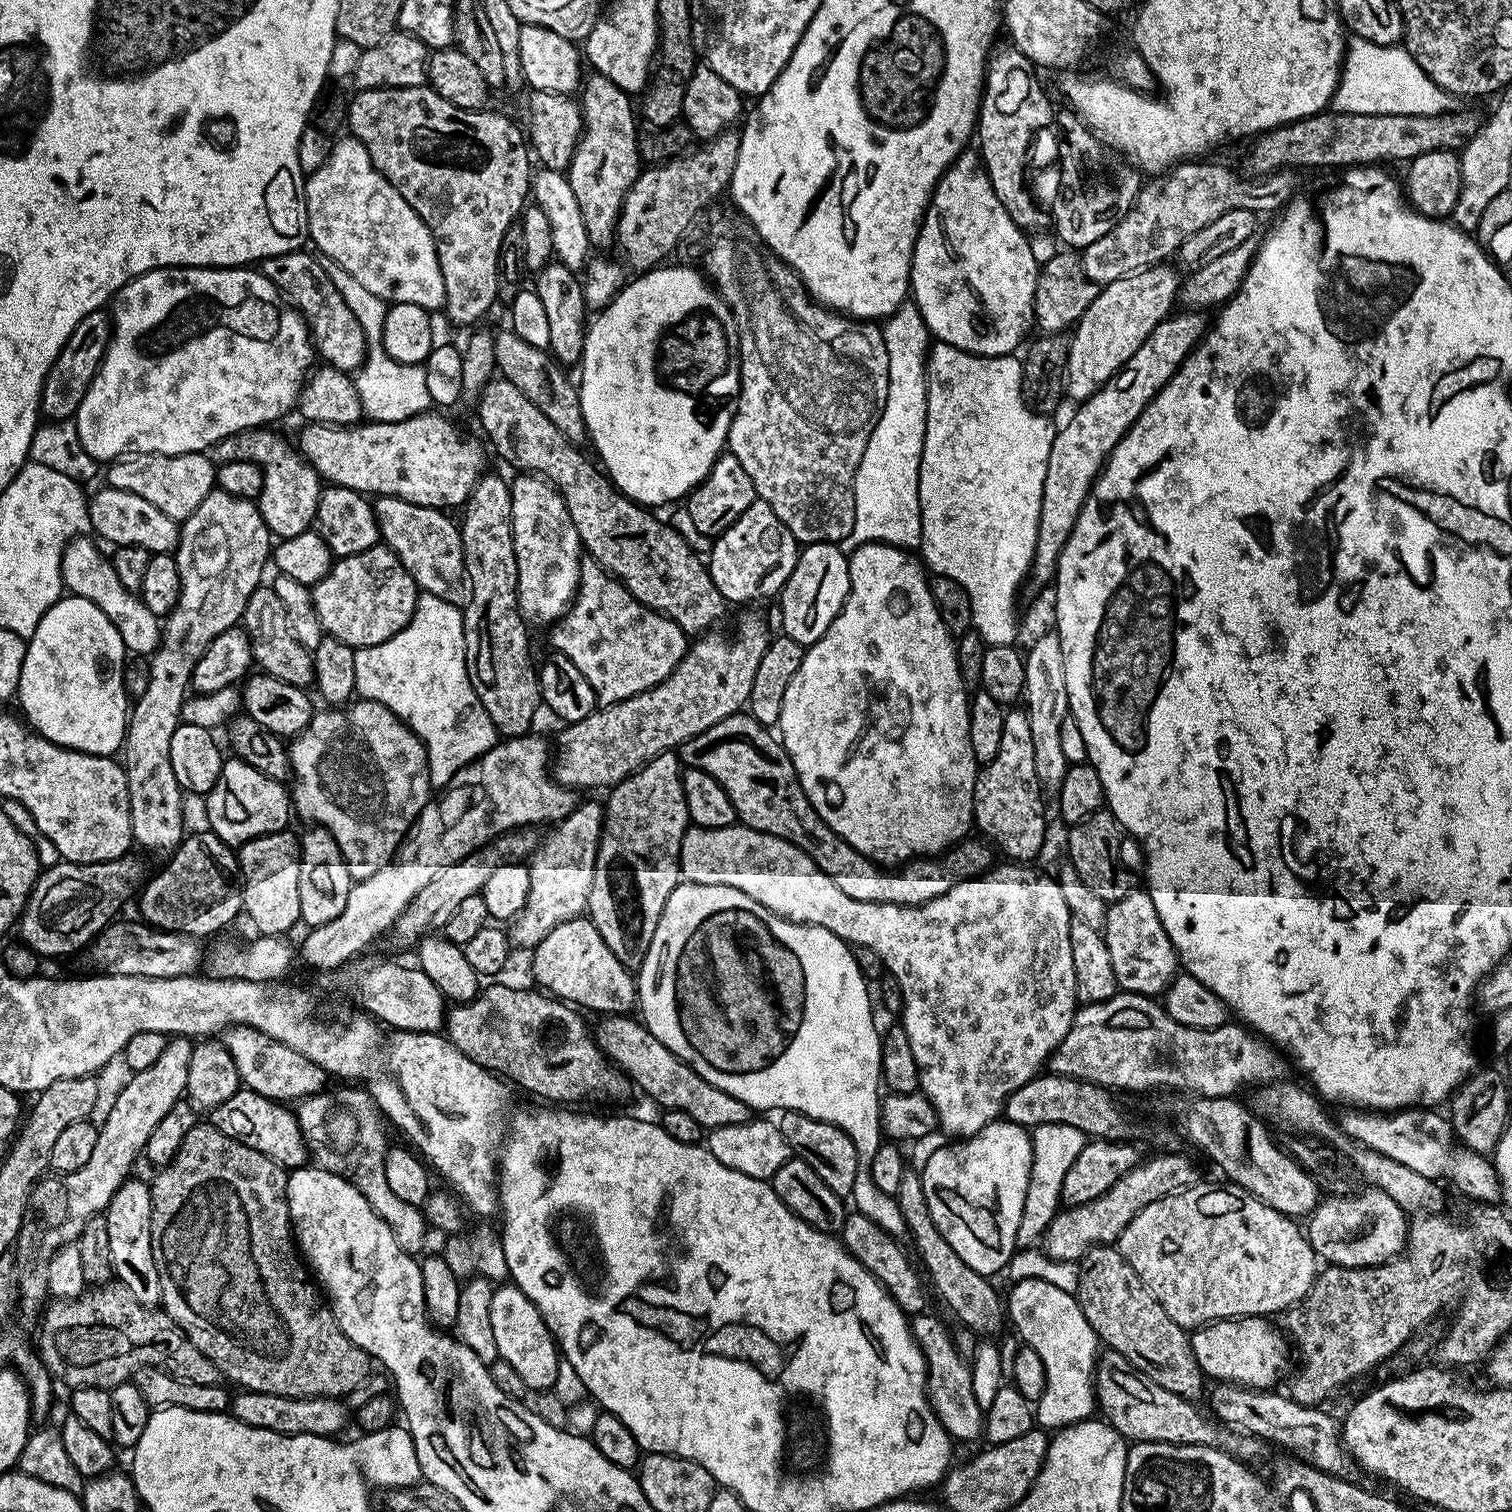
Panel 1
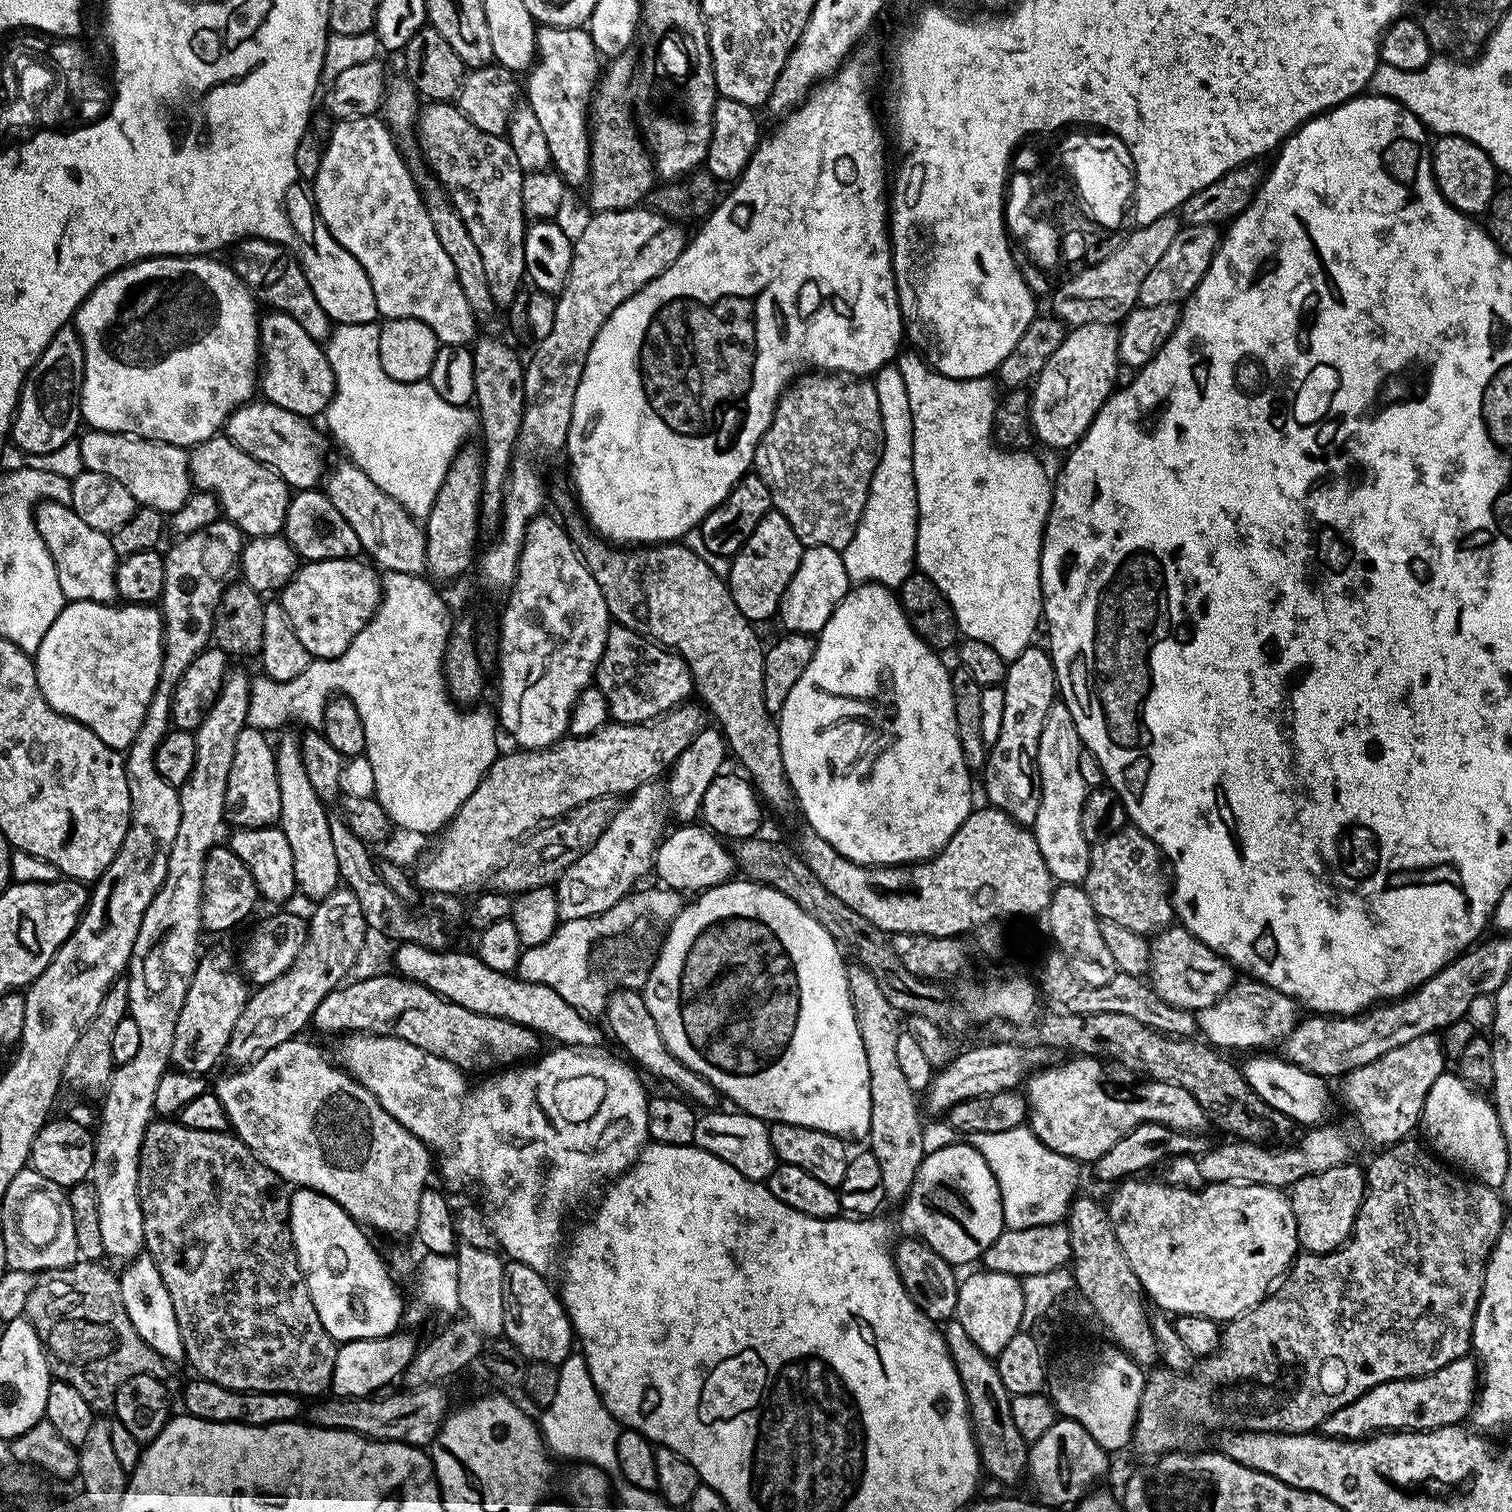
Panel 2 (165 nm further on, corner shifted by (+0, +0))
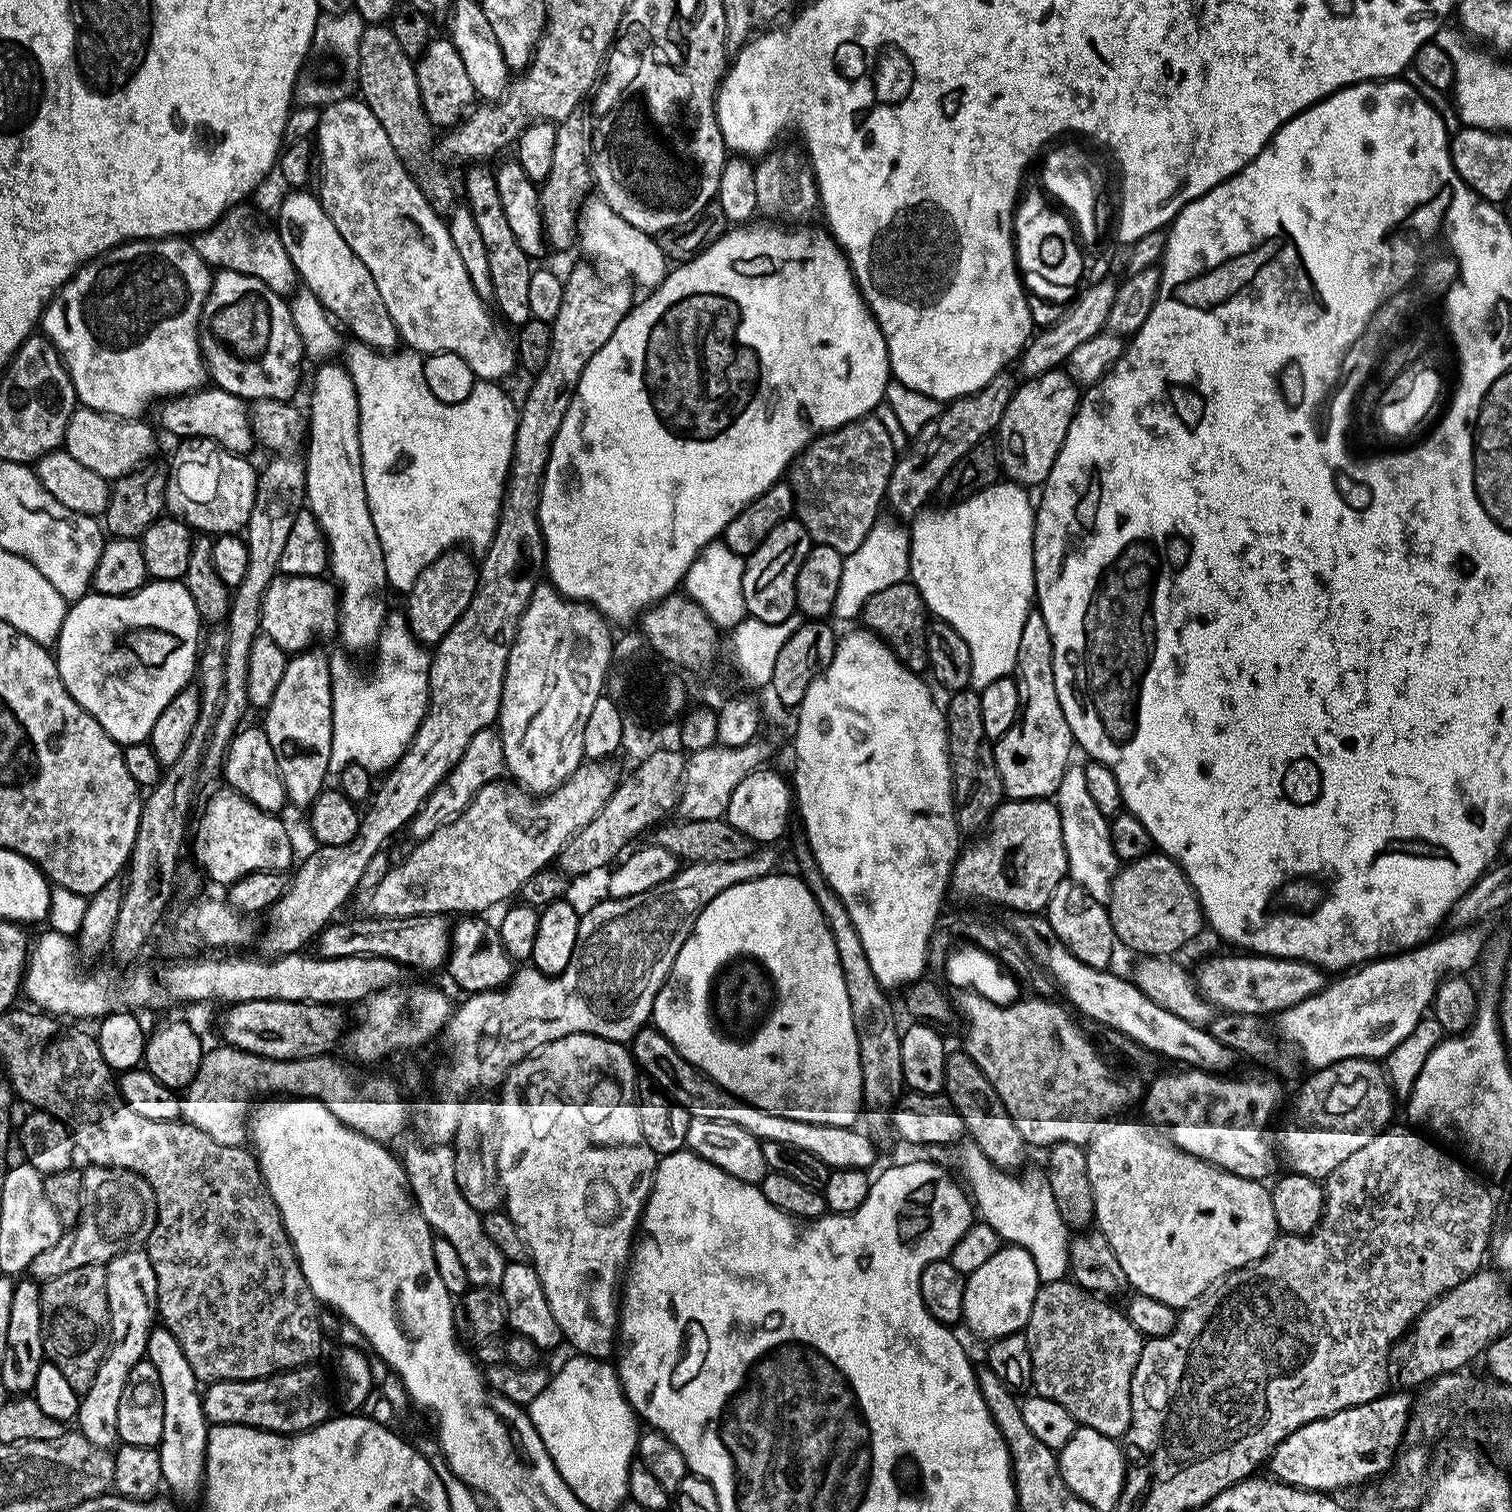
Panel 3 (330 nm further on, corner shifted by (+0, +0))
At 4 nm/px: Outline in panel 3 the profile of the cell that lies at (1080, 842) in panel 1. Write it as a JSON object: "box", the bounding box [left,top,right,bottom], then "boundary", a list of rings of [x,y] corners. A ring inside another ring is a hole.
{"box":[1106,850,1206,958],"boundary":[[[1153,850],[1149,852],[1147,856],[1125,863],[1123,867],[1117,871],[1116,878],[1112,881],[1112,891],[1106,902],[1106,907],[1108,910],[1108,917],[1112,920],[1112,929],[1116,932],[1117,941],[1119,941],[1123,947],[1125,944],[1132,952],[1141,952],[1139,955],[1144,958],[1152,956],[1175,957],[1177,955],[1176,951],[1178,951],[1179,948],[1186,947],[1200,931],[1205,931],[1206,928],[1204,910],[1200,906],[1200,899],[1196,896],[1196,891],[1192,889],[1192,883],[1188,881],[1188,876],[1185,874],[1184,869],[1176,863],[1173,857],[1165,856],[1164,853],[1159,850]]]}

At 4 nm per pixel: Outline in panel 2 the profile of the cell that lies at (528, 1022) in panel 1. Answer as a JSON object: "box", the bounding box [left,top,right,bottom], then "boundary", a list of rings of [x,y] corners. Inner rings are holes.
{"box":[311,974,542,1074],"boundary":[[[399,974],[386,975],[356,978],[352,980],[353,984],[340,984],[318,1003],[311,1027],[320,1032],[339,1034],[371,1032],[374,1036],[397,1036],[468,1074],[488,1074],[505,1066],[516,1066],[531,1061],[541,1051],[542,1037],[532,1028],[506,1018],[475,1013],[439,996],[425,984],[405,980]]]}

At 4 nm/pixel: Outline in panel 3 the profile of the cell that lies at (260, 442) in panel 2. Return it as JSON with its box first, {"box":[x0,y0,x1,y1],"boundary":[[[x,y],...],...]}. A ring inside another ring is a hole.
{"box":[159,386,254,454],"boundary":[[[205,386],[186,396],[171,397],[159,405],[160,424],[172,436],[213,440],[226,450],[248,454],[254,448],[250,408],[240,397],[215,386]]]}

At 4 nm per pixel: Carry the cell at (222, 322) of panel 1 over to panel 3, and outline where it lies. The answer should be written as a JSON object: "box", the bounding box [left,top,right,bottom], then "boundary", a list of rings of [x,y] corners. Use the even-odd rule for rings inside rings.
{"box":[42,238,213,418],"boundary":[[[165,238],[162,240],[129,240],[126,244],[120,244],[95,256],[87,264],[83,264],[68,281],[61,286],[59,292],[52,297],[42,317],[42,332],[51,340],[64,359],[64,365],[68,367],[70,378],[74,382],[76,399],[83,407],[93,408],[96,412],[105,412],[108,416],[117,418],[140,418],[144,411],[157,402],[163,402],[174,396],[186,396],[196,389],[205,387],[209,379],[208,369],[204,363],[204,355],[200,353],[200,315],[202,306],[208,297],[208,291],[212,285],[213,269],[194,250],[191,242],[184,238]]]}

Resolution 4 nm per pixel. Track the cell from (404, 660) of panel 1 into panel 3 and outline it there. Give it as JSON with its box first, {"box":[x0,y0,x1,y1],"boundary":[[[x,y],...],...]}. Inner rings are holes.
{"box":[328,610,430,774],"boundary":[[[396,610],[389,611],[385,616],[374,645],[375,652],[376,673],[373,676],[356,676],[355,670],[340,656],[333,655],[328,661],[332,675],[332,746],[336,750],[344,748],[345,761],[362,766],[367,772],[384,774],[402,758],[428,709],[430,652],[412,636],[405,613]]]}

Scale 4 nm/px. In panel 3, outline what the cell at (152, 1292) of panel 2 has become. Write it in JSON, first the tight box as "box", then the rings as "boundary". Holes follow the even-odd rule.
{"box":[147,1326,209,1501],"boundary":[[[163,1326],[153,1327],[148,1339],[147,1360],[158,1370],[158,1382],[162,1382],[162,1438],[158,1445],[160,1461],[162,1462],[163,1487],[173,1492],[171,1495],[177,1501],[201,1499],[204,1491],[204,1467],[208,1453],[209,1423],[204,1413],[204,1398],[194,1370],[190,1370],[190,1362],[186,1362],[186,1354],[182,1354],[182,1346],[178,1346],[178,1338],[170,1334],[170,1330]]]}

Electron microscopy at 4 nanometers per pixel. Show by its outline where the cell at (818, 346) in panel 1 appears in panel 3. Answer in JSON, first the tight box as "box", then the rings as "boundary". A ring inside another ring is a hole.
{"box":[790,414,898,557],"boundary":[[[874,414],[863,416],[861,420],[850,422],[833,432],[825,432],[812,441],[790,465],[790,483],[796,495],[794,516],[802,522],[802,526],[806,526],[812,543],[834,546],[834,550],[838,550],[843,557],[858,550],[866,534],[870,534],[876,521],[881,519],[880,504],[882,508],[888,495],[890,474],[897,459],[898,449],[893,446],[890,434],[886,434],[886,426],[882,426]]]}

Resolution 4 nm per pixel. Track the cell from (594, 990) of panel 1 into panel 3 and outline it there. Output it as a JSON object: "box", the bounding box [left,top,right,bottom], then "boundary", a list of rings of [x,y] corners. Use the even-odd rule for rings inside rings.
{"box":[630,1026,876,1170],"boundary":[[[645,1026],[635,1038],[630,1042],[630,1055],[639,1071],[654,1081],[663,1092],[678,1106],[682,1106],[691,1114],[692,1119],[706,1118],[706,1122],[726,1122],[730,1126],[742,1126],[746,1134],[754,1134],[754,1138],[761,1142],[769,1140],[770,1142],[782,1142],[786,1146],[794,1146],[798,1150],[807,1150],[822,1162],[826,1162],[829,1170],[834,1168],[849,1168],[850,1170],[868,1170],[871,1164],[876,1160],[876,1144],[864,1132],[859,1132],[859,1127],[853,1126],[826,1126],[825,1124],[815,1124],[814,1122],[798,1122],[798,1118],[782,1118],[778,1114],[770,1114],[750,1102],[740,1099],[733,1092],[727,1092],[724,1087],[716,1080],[695,1068],[679,1050],[673,1046],[663,1034],[654,1026]]]}

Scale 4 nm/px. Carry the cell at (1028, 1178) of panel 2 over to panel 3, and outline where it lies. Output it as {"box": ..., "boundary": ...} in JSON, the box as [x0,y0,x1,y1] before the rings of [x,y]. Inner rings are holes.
{"box":[959,1142,1072,1283],"boundary":[[[964,1142],[959,1148],[960,1172],[965,1180],[963,1183],[974,1201],[979,1219],[989,1224],[999,1234],[1001,1241],[1027,1248],[1036,1262],[1043,1283],[1065,1279],[1071,1265],[1069,1246],[1072,1236],[1068,1224],[1058,1213],[1047,1175],[1043,1171],[1025,1171],[1025,1176],[1019,1180],[1019,1175],[1005,1172],[990,1158],[986,1158],[977,1144]]]}

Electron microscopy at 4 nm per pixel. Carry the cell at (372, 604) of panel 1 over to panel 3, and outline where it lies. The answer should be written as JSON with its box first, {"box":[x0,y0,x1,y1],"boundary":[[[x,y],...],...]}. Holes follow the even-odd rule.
{"box":[260,574,340,654],"boundary":[[[277,574],[266,586],[266,594],[262,598],[262,614],[260,615],[260,630],[263,635],[270,637],[282,650],[289,654],[311,649],[315,640],[323,636],[335,637],[338,632],[340,618],[340,602],[338,589],[331,579],[318,576],[285,576]]]}

